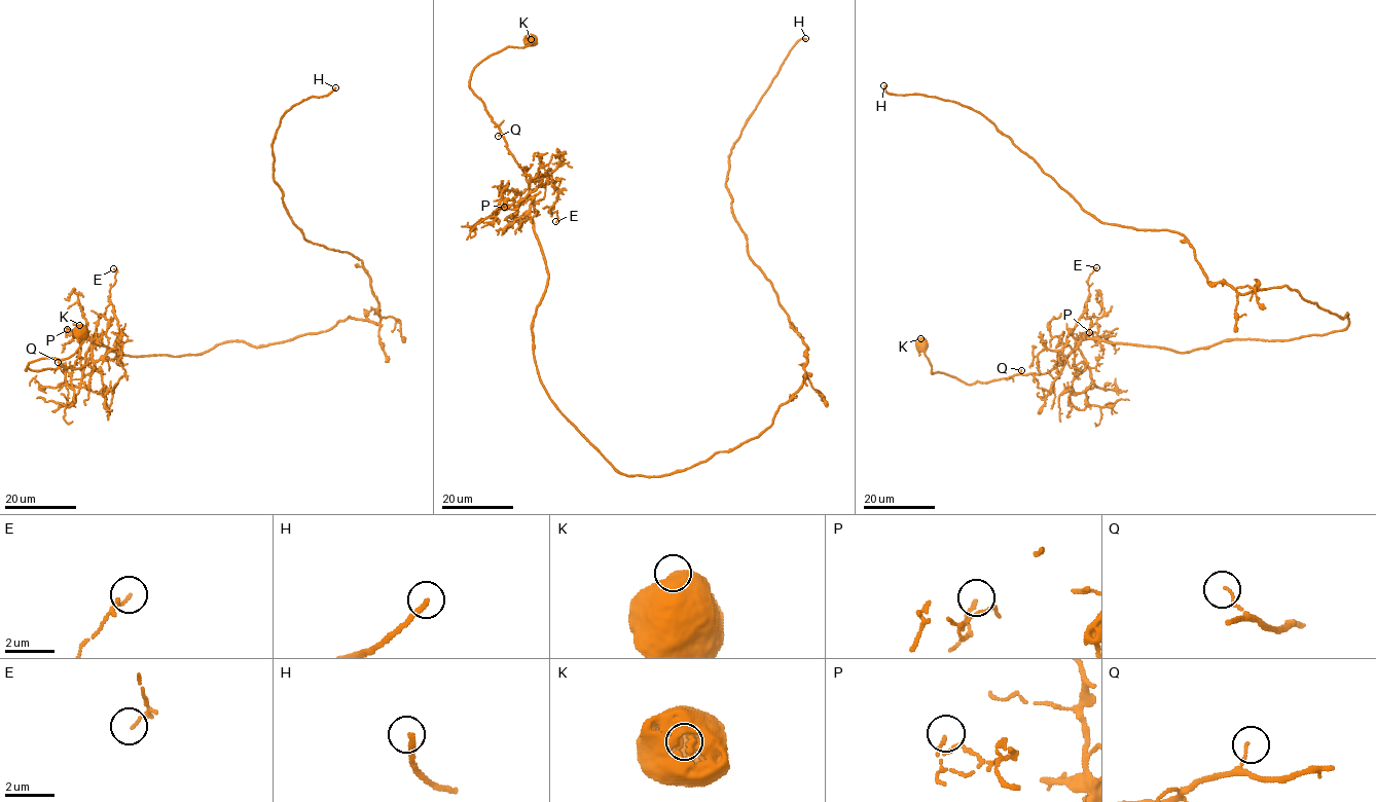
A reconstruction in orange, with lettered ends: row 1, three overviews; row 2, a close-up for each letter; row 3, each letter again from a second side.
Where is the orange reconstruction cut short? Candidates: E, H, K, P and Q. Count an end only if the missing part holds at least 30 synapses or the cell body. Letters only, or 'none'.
H

